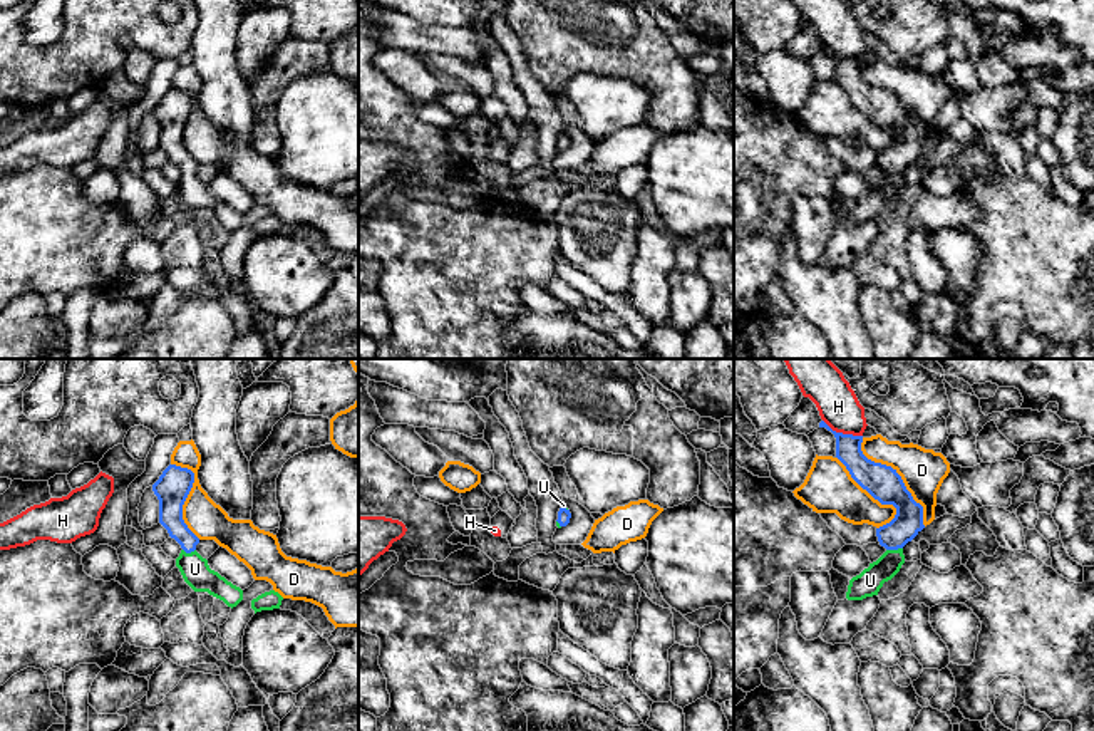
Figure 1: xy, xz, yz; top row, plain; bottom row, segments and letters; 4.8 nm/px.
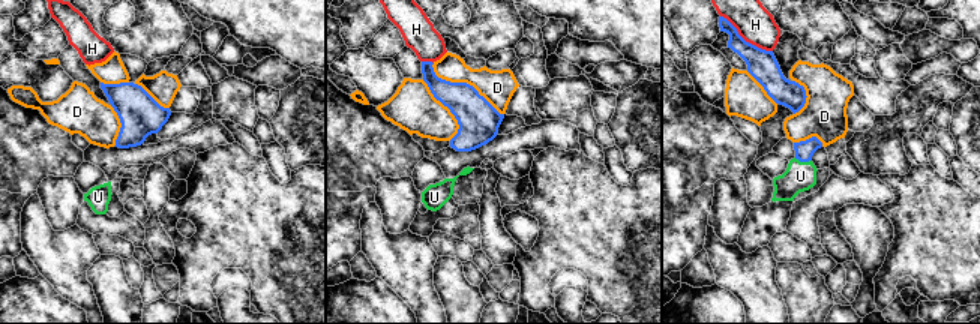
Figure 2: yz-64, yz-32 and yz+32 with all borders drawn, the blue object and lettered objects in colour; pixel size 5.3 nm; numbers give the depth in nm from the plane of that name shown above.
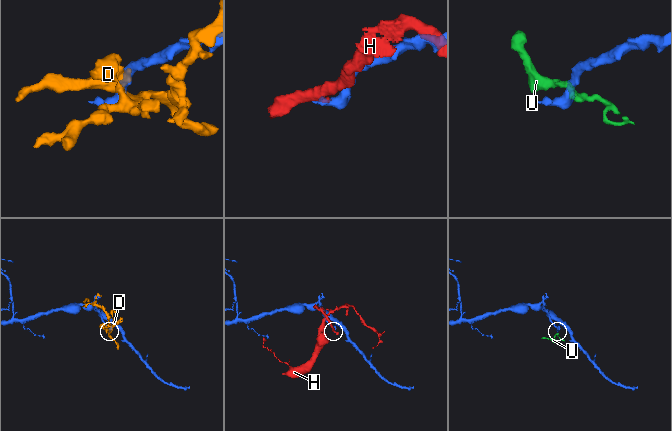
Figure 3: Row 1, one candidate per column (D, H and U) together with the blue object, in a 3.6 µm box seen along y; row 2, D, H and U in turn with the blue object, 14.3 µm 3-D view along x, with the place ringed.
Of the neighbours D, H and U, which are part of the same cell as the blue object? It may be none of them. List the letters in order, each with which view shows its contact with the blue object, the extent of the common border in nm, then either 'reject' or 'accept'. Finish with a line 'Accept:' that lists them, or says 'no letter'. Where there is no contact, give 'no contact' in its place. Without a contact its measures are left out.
D: meets blue in yz; contact 500 nm long; reject
H: meets blue in yz; contact 200 nm long; reject
U: meets blue in yz; contact 80 nm long; accept
Accept: U

